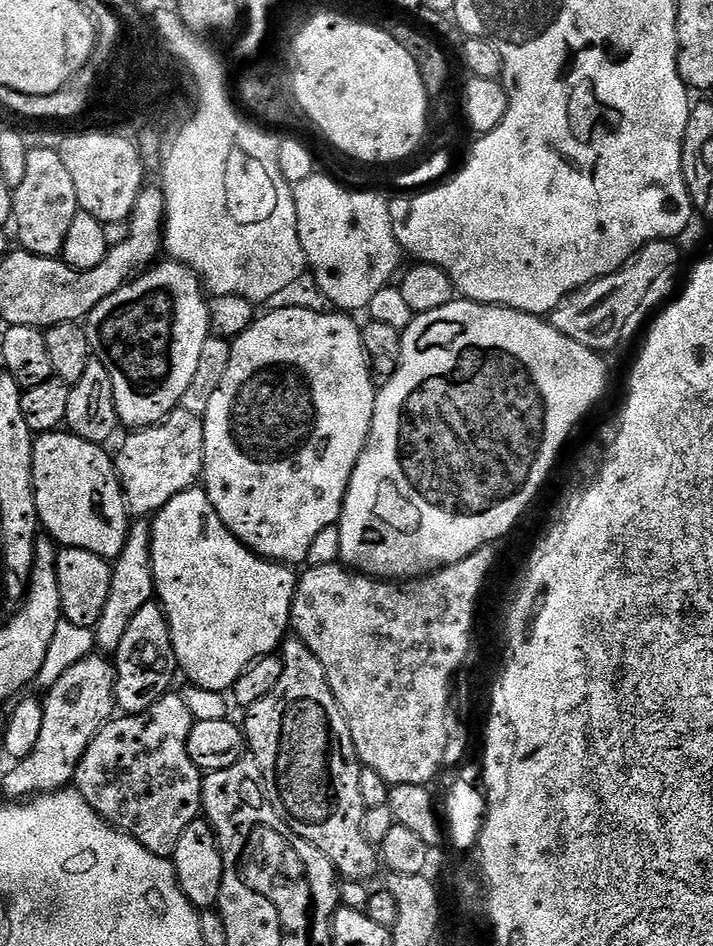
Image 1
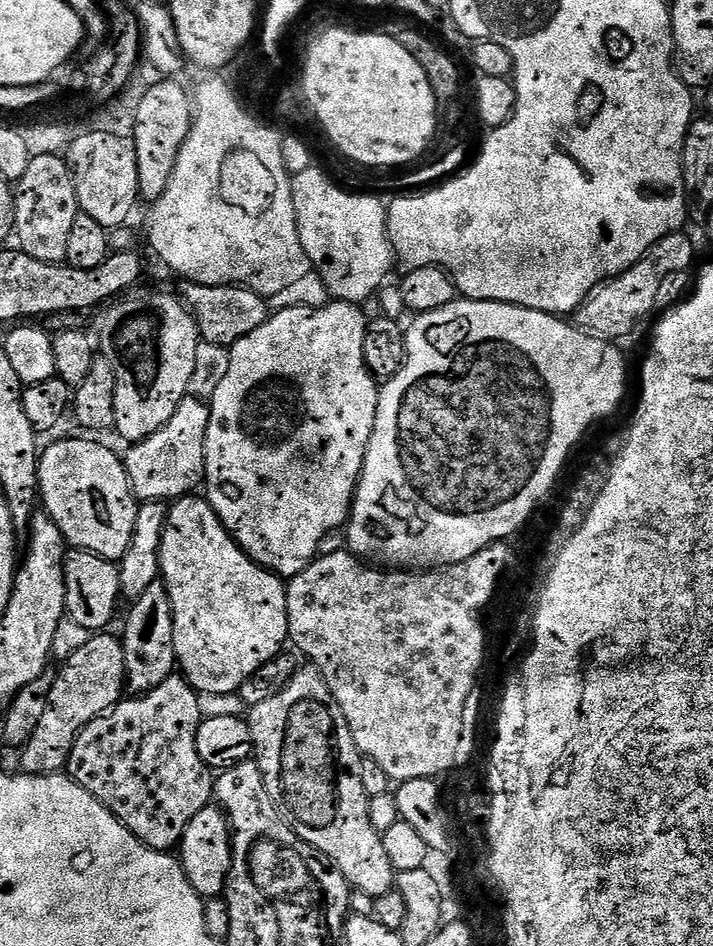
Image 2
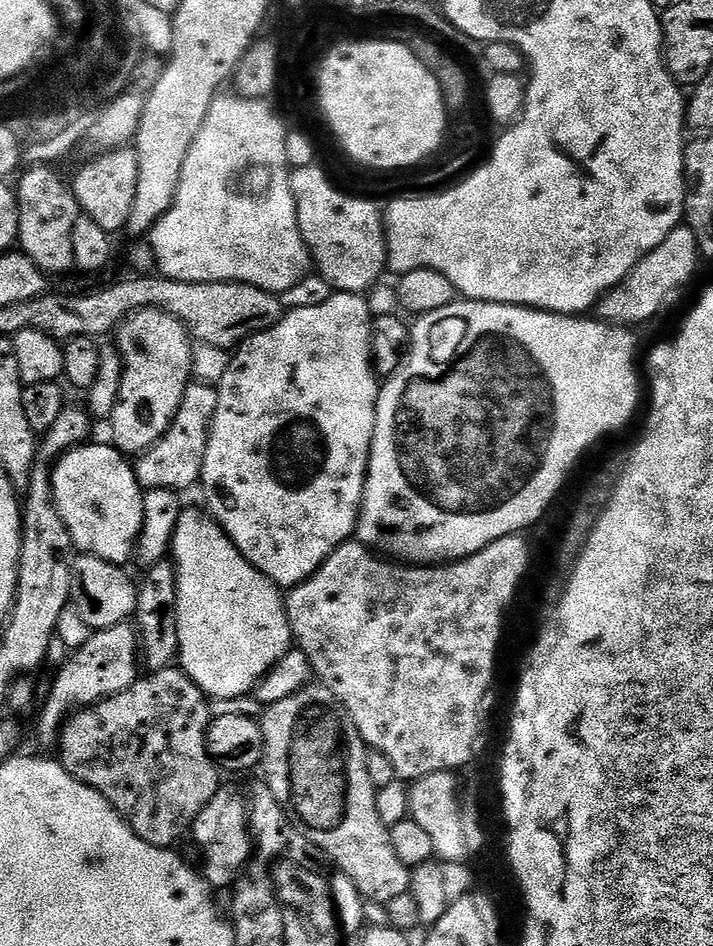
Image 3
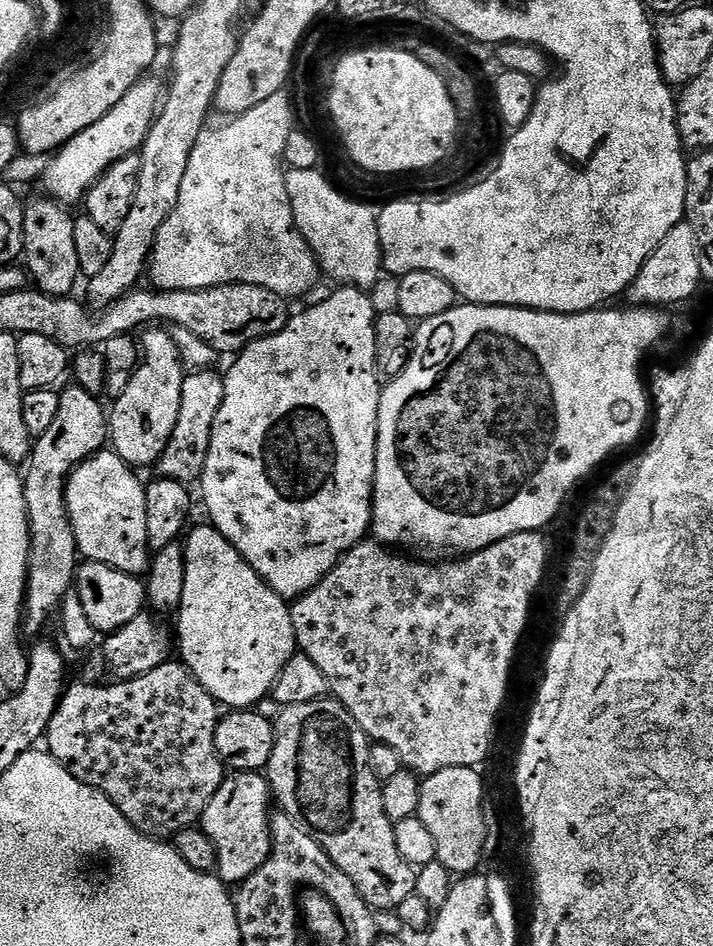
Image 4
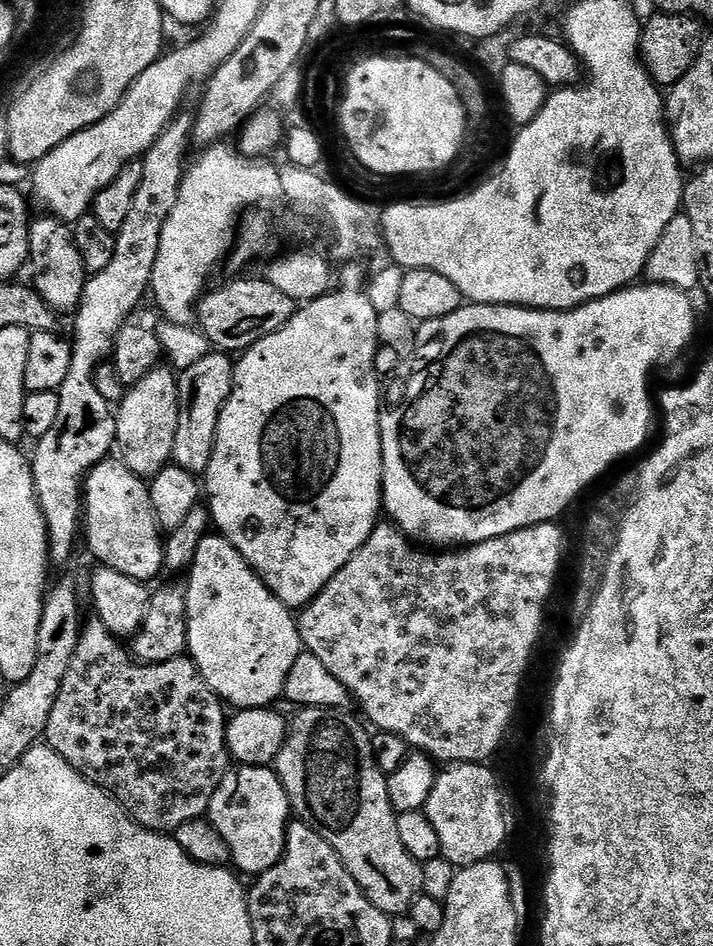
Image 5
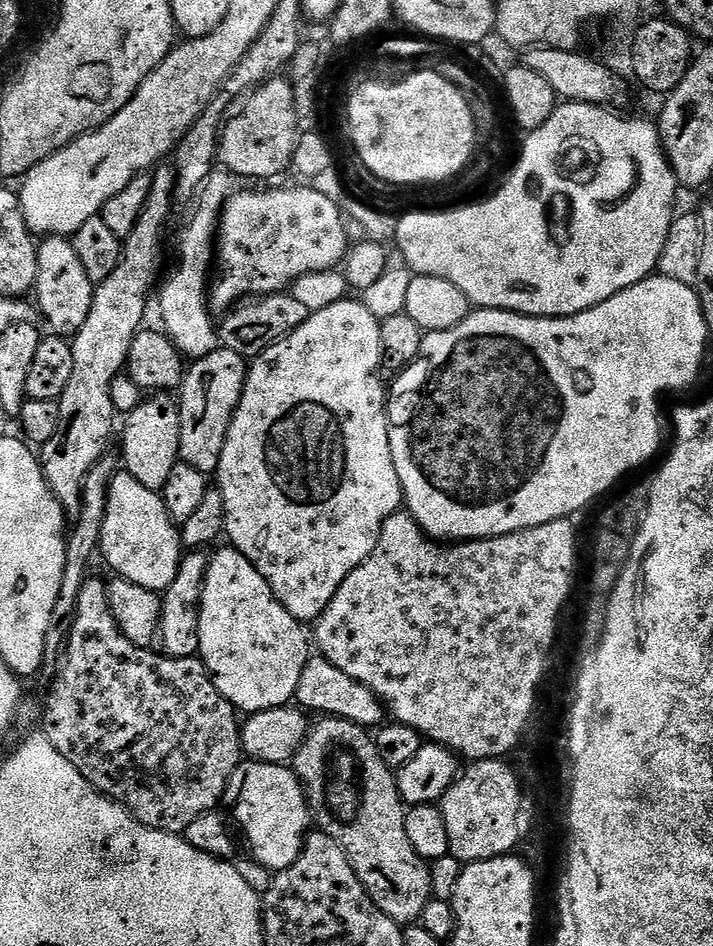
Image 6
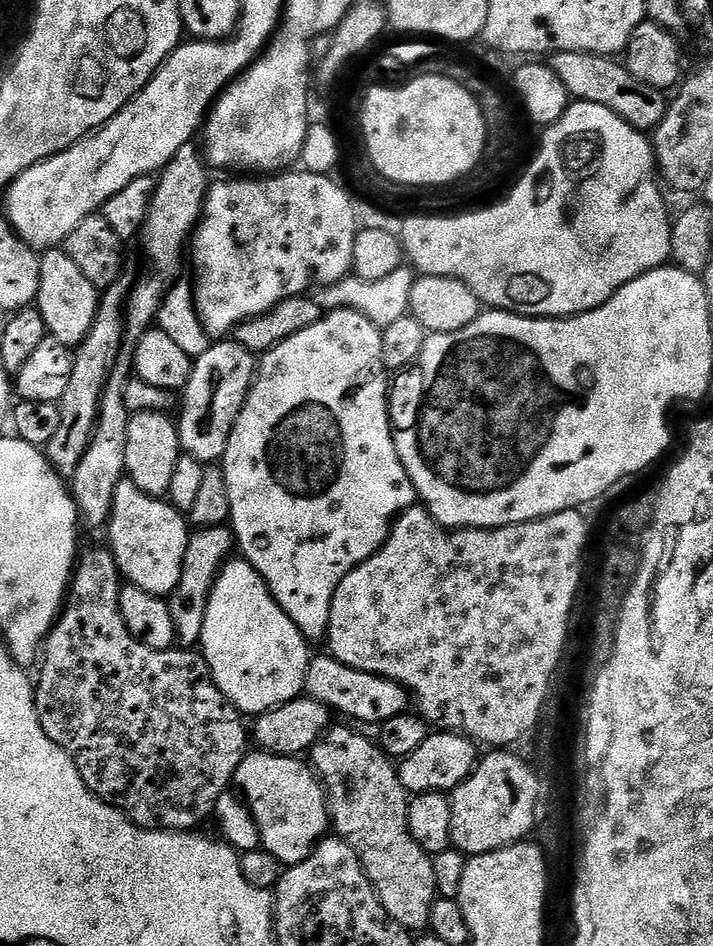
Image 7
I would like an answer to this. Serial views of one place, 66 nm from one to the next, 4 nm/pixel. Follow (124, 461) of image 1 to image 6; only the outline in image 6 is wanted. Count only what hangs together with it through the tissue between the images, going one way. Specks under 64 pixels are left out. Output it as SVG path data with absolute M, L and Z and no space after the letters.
M223 346L217 349L217 352L205 351L204 357L185 371L184 383L178 389L180 460L205 474L215 473L220 464L224 438L236 413L249 370L245 357Z

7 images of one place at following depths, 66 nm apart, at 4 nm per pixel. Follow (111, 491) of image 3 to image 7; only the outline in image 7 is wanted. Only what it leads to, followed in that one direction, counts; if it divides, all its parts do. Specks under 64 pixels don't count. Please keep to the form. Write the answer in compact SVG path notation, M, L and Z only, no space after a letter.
M125 478L112 495L112 515L108 518L106 531L106 544L116 559L121 577L150 594L171 597L181 578L190 535L185 513L178 511L167 499L148 496L138 490L132 480Z

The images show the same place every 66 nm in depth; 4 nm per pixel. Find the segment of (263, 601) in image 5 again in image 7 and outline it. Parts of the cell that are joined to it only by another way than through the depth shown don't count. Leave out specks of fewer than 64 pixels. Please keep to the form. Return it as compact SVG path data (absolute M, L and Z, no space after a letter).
M243 558L229 559L216 576L212 593L206 606L206 618L202 622L199 651L208 663L208 671L218 690L229 704L241 714L249 712L252 718L261 716L275 708L281 708L297 699L304 692L304 679L310 659L309 641L294 626L294 622L282 610L282 606L272 597L272 591L252 565Z

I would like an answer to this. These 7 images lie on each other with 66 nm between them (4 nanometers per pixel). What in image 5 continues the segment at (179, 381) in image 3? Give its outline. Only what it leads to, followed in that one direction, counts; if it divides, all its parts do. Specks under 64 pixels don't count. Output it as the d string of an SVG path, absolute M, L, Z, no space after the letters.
M168 366L154 369L146 378L142 378L142 382L131 385L125 391L115 413L115 447L124 465L134 475L141 478L157 476L162 469L169 467L180 417L180 390L177 373Z

